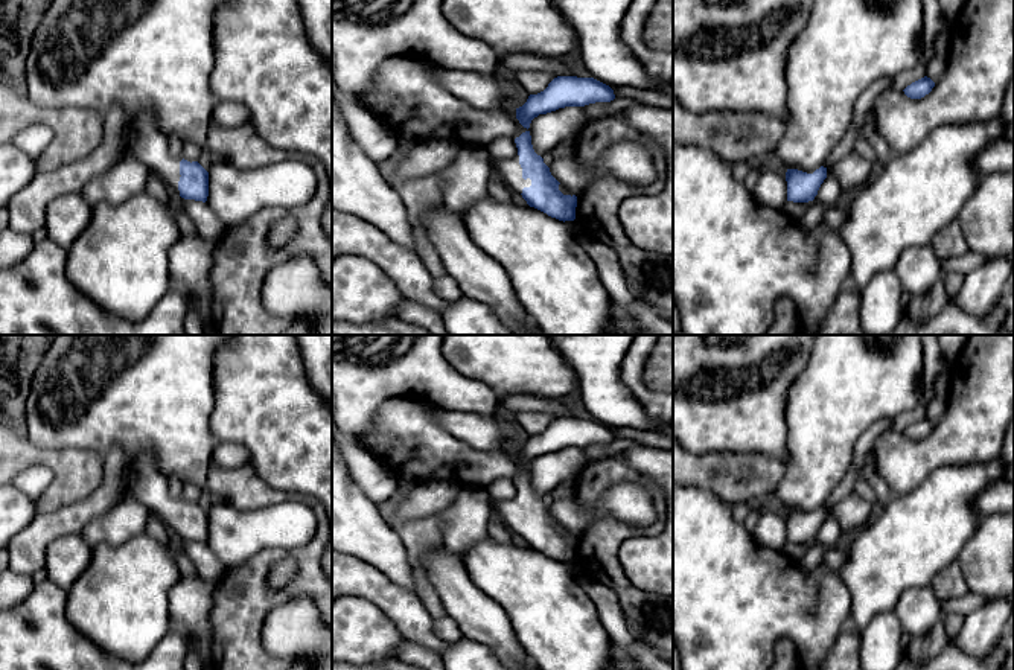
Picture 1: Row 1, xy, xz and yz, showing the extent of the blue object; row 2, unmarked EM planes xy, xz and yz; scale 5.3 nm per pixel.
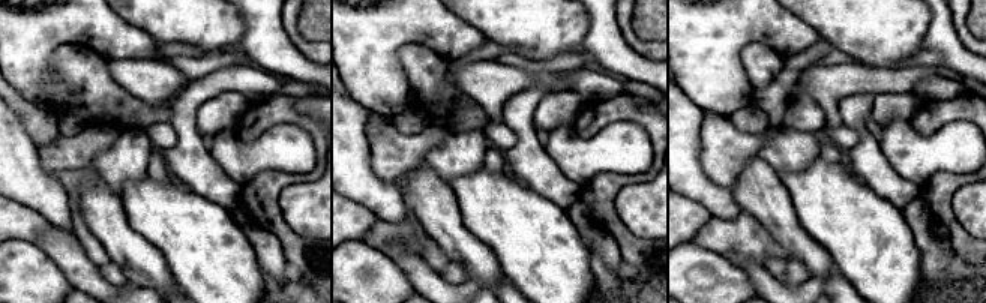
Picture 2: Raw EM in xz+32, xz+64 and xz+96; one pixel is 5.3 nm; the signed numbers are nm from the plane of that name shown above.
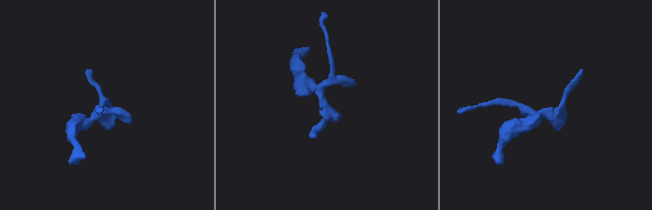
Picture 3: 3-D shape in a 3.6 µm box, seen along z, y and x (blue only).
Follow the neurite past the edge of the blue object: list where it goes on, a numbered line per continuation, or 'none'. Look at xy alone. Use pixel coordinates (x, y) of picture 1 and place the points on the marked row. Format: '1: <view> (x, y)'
1: xy (148, 143)

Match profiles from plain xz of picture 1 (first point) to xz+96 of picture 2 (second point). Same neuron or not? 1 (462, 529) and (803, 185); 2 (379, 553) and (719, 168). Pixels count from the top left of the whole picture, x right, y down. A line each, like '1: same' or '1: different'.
1: different
2: different

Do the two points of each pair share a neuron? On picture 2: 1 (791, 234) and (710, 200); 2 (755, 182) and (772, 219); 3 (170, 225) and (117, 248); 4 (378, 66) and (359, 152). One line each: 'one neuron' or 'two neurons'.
1: two neurons
2: one neuron
3: two neurons
4: two neurons

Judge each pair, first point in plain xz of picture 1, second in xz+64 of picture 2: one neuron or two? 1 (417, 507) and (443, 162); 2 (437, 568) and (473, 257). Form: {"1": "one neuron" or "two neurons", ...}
{"1": "two neurons", "2": "one neuron"}

